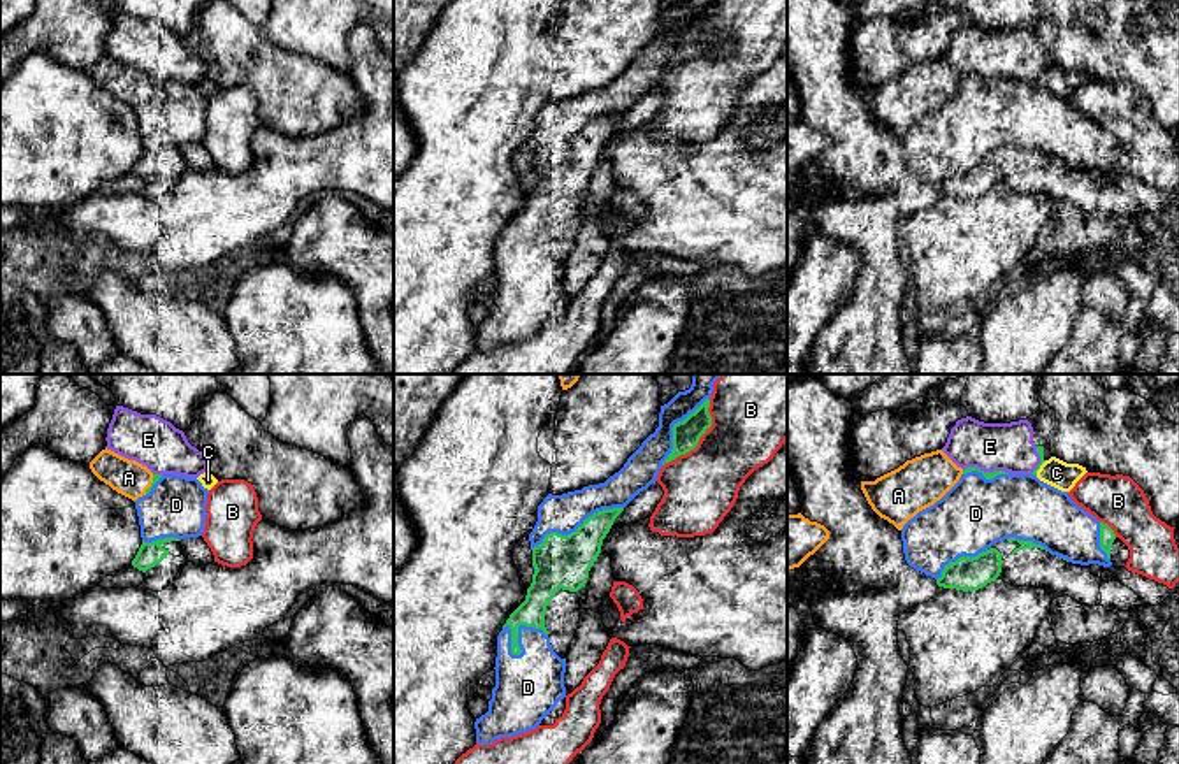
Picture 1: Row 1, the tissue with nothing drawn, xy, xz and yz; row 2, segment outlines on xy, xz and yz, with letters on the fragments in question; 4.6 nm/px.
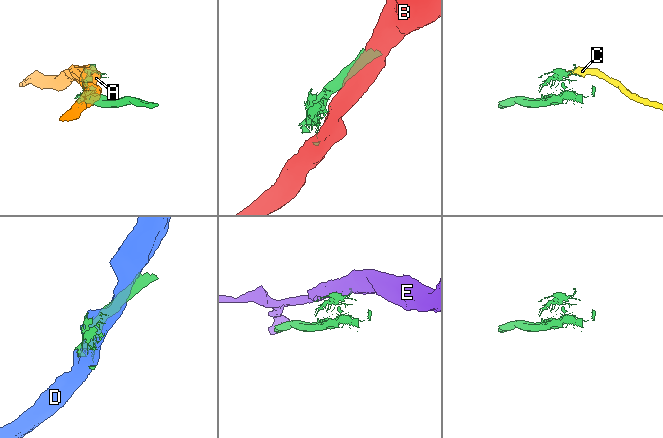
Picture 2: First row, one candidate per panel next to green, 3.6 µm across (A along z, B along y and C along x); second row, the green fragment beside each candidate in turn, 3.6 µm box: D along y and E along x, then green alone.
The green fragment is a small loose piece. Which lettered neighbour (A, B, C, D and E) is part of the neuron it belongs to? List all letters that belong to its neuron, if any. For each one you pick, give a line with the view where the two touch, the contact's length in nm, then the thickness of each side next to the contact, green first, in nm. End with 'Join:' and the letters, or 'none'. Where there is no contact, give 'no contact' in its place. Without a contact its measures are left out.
Join: none

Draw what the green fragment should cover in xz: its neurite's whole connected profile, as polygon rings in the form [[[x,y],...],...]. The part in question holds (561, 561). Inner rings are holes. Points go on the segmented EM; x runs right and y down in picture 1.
[[[624,508],[603,509],[589,516],[575,532],[562,536],[550,532],[543,543],[532,548],[532,583],[527,588],[525,601],[510,615],[503,629],[511,629],[511,653],[520,655],[518,627],[541,629],[548,638],[553,652],[566,659],[566,652],[580,625],[580,599],[576,592],[585,587],[589,571],[601,553],[601,544],[610,532],[615,518]]]

